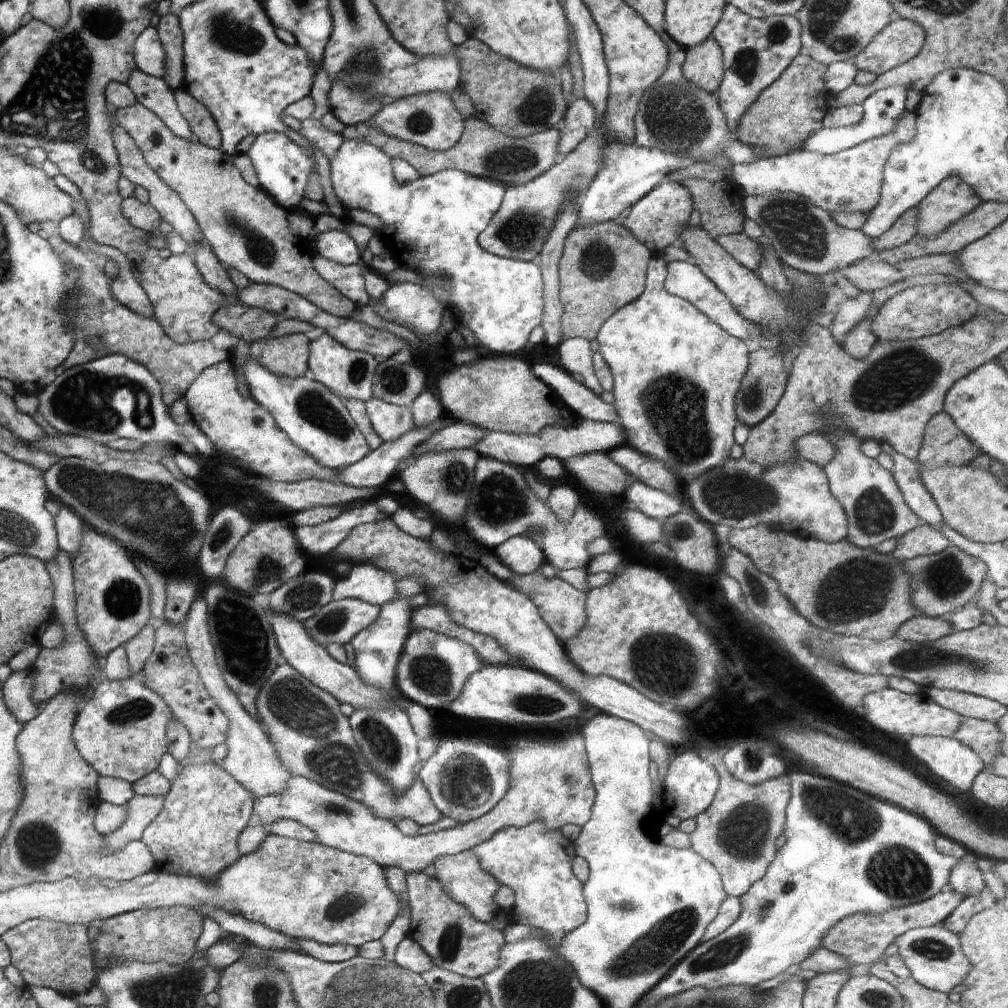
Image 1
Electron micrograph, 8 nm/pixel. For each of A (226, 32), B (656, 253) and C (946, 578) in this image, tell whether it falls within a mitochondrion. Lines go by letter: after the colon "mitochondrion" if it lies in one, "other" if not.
A: mitochondrion
B: other
C: mitochondrion

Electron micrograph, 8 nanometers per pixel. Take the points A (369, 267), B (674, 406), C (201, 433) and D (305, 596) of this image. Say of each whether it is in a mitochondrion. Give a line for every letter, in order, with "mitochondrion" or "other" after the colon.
A: other
B: mitochondrion
C: other
D: mitochondrion

